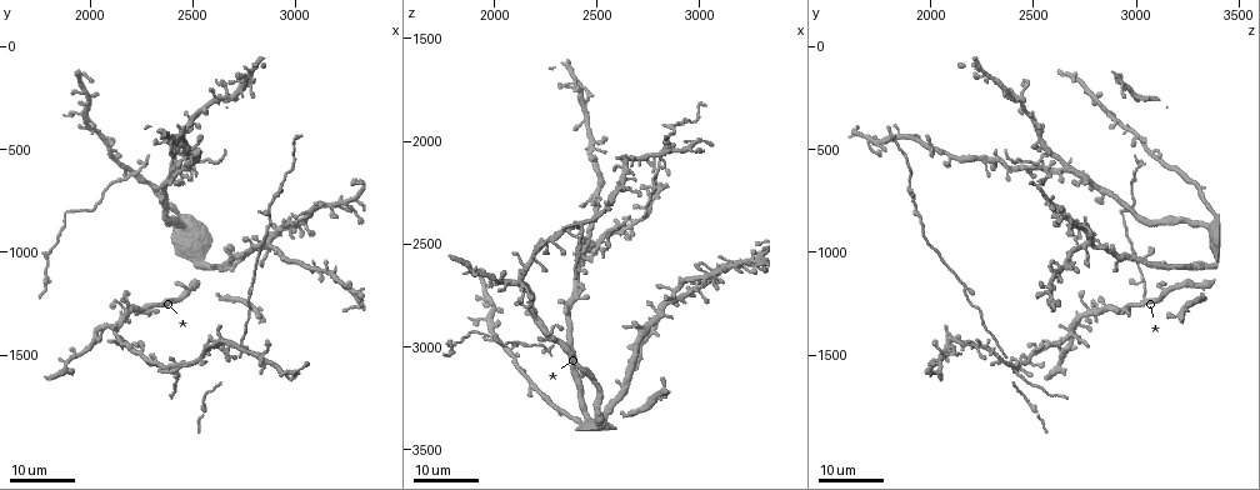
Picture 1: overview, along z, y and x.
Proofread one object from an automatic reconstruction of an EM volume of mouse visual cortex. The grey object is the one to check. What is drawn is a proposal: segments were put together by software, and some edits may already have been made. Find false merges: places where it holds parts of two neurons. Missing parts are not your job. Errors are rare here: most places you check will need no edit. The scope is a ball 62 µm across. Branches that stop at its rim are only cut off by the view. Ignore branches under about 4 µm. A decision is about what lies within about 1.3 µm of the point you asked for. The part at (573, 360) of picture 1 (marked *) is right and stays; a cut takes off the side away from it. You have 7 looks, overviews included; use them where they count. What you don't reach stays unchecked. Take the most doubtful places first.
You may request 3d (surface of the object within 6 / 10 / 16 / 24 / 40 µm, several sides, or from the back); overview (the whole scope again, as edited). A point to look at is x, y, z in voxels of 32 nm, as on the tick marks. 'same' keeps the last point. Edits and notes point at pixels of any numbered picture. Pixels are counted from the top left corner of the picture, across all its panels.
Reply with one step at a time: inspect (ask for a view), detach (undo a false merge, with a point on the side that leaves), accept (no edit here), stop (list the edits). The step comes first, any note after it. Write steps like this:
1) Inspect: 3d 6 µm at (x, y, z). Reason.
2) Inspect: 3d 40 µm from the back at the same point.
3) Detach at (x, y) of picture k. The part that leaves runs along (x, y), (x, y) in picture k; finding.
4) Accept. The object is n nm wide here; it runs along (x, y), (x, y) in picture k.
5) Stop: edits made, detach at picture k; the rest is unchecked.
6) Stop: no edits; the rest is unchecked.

Inspect: 3d 16 µm at (2430, 520, 2580). Three-way junction.

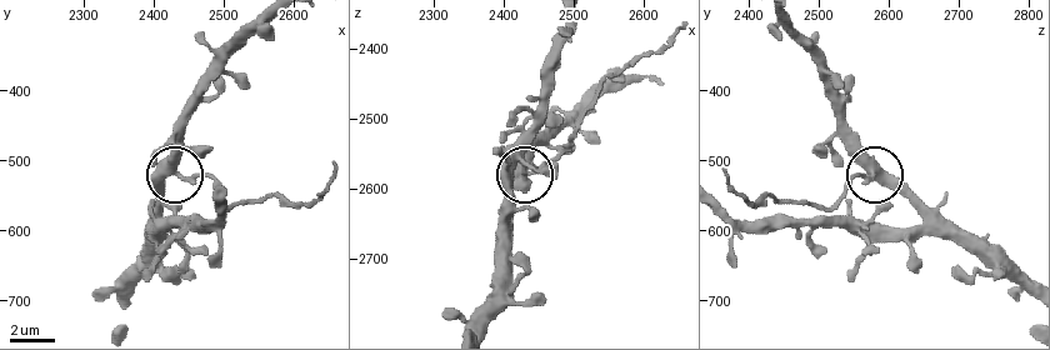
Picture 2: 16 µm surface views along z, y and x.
Inspect: 3d 10 µm at (2440, 515, 2580).

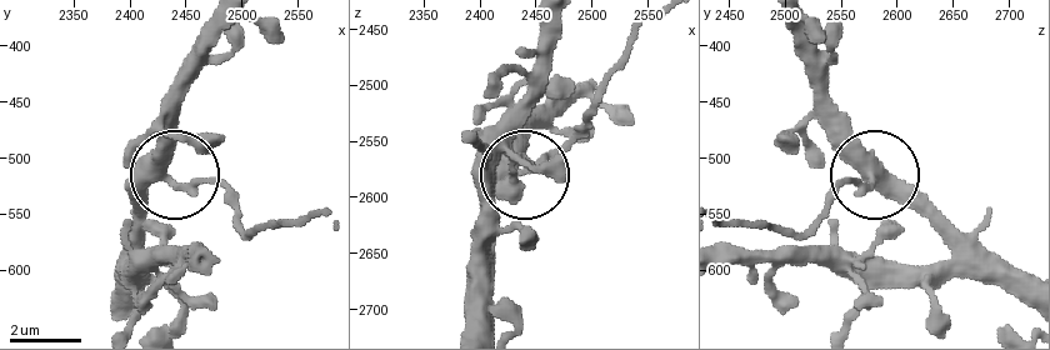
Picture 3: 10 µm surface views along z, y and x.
Detach at (219, 180) of picture 3. The part that leaves runs along (175, 183), (218, 185), (246, 228), (315, 218) in picture 3; a second neuron is stuck on.

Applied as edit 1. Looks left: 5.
Inspect: 3d 24 µm at (2420, 1570, 2400).

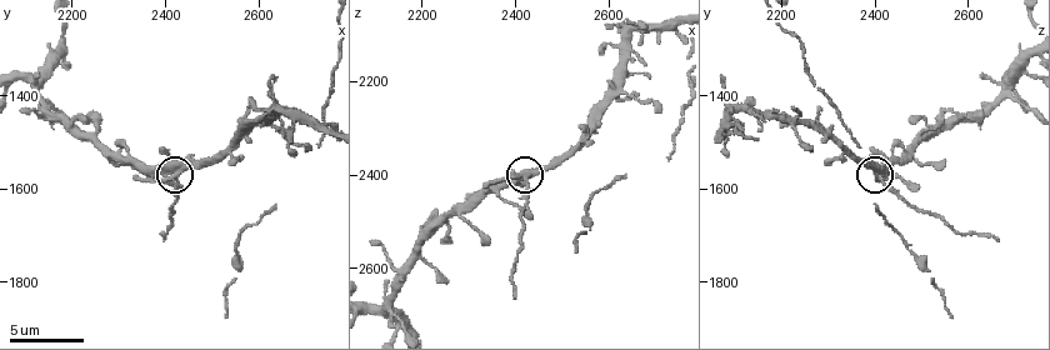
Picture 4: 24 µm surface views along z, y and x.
Inspect: 3d 10 µm at (2415, 1575, 2405).

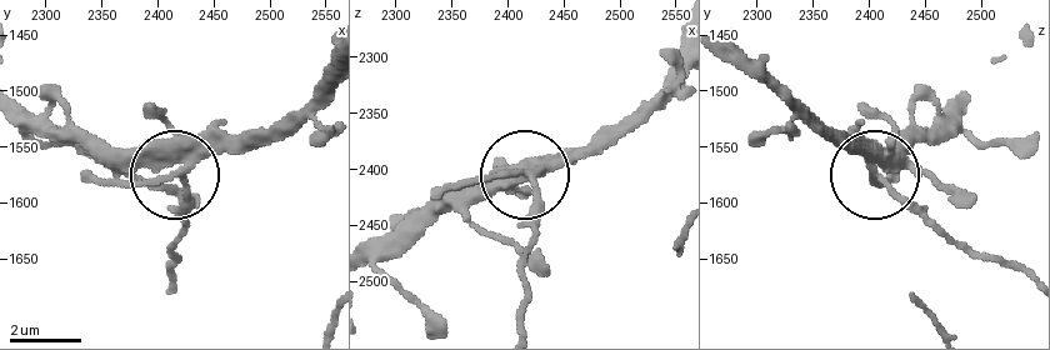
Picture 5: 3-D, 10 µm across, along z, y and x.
Accept. The side arm is 10 µm long; all the same neuron.

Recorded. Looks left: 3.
Inspect: 3d 16 µm at (2625, 1460, 2205). Looks like a crossing.

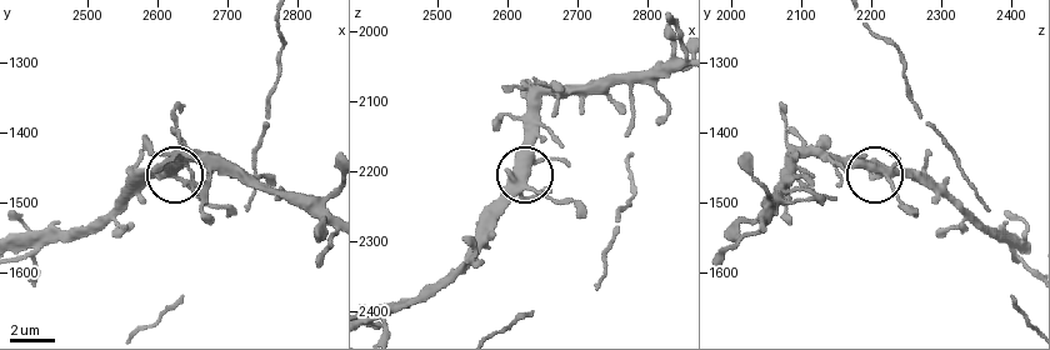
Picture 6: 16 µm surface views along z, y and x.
Accept. It runs along (371, 323), (428, 298), (461, 264), (520, 174), (523, 120) in picture 6; continuous, no second neuron.

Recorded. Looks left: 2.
Inspect: 3d 10 µm at (2545, 1520, 2340). Branch point.

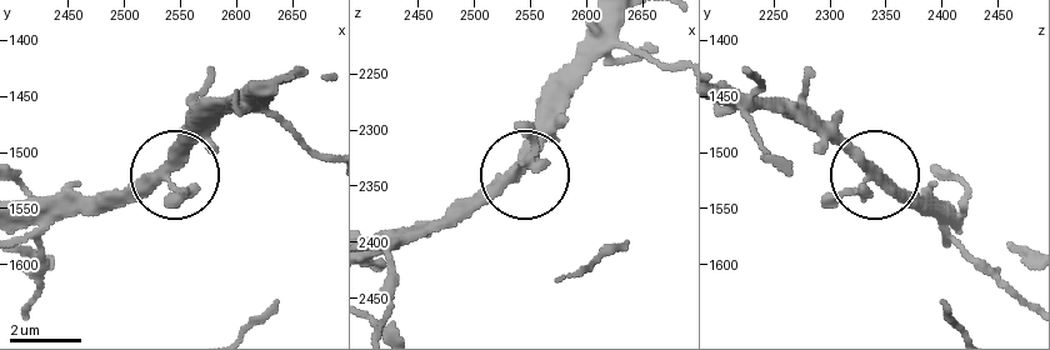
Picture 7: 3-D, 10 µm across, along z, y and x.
Accept. The object is 310 nm wide here; it runs along (28, 213), (118, 206), (163, 185), (198, 144), (213, 146) in picture 7; continuous, no second neuron.

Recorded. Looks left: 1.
Stop: edits made, detach at picture 3; the rest is unchecked.

